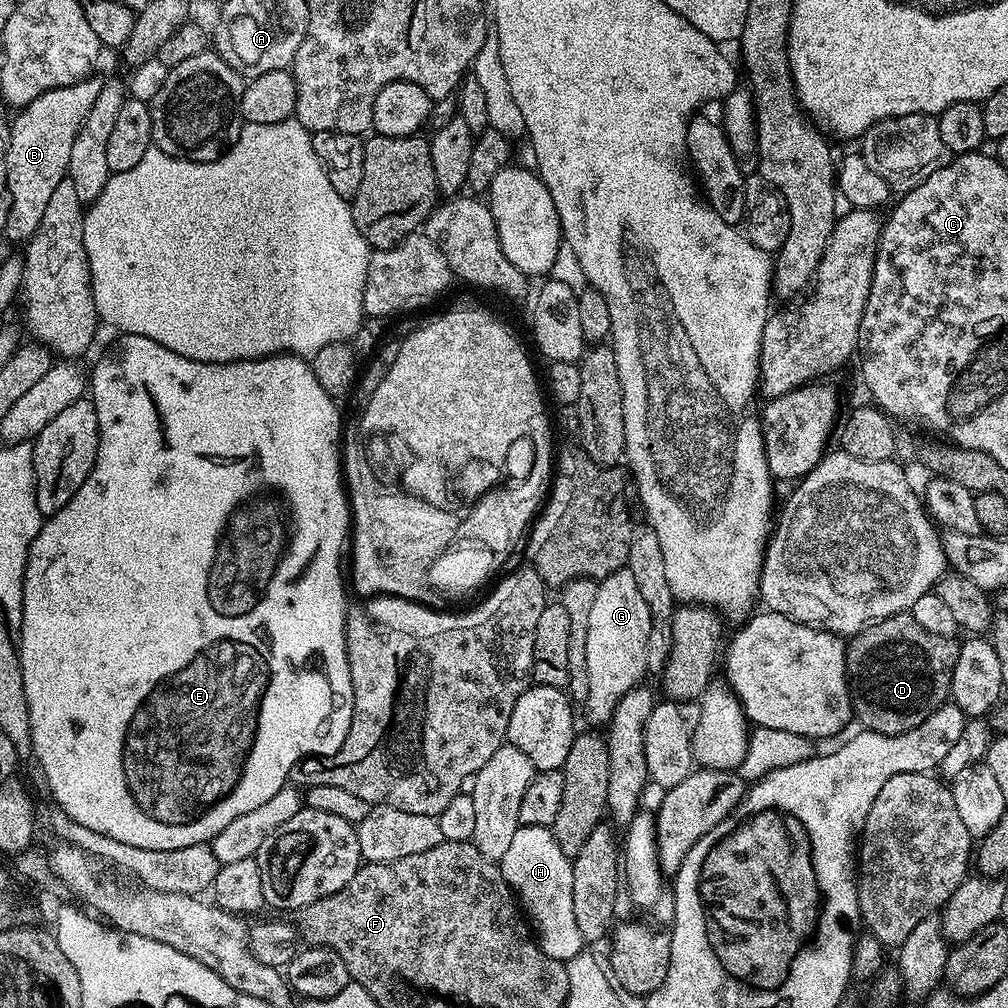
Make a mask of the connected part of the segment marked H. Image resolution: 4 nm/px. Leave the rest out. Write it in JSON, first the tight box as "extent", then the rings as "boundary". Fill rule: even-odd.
{"extent":[498,828,586,963],"boundary":[[[517,828],[506,854],[502,854],[498,863],[506,882],[518,897],[518,903],[534,929],[535,939],[546,956],[567,963],[567,960],[585,951],[586,942],[574,918],[572,860],[562,850],[562,846],[558,846],[551,828]]]}

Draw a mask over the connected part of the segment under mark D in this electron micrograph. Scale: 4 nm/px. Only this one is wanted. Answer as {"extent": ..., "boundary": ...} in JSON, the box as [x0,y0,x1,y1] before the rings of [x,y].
{"extent":[846,612,960,736],"boundary":[[[899,612],[896,616],[880,620],[851,637],[846,644],[848,694],[852,698],[855,719],[860,719],[859,727],[887,736],[902,736],[917,728],[931,712],[949,699],[952,671],[959,649],[960,644],[953,637],[930,634],[930,630],[918,626],[908,612]]]}

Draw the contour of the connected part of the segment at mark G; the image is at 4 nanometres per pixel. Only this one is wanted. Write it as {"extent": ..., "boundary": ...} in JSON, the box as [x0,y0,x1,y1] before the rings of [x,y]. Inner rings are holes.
{"extent":[586,566,652,726],"boundary":[[[625,566],[610,574],[598,583],[598,594],[594,597],[594,606],[590,609],[590,626],[586,630],[586,674],[588,675],[588,716],[600,726],[607,725],[612,719],[612,711],[618,706],[621,698],[641,683],[640,680],[648,672],[646,654],[648,639],[652,629],[650,606],[646,606],[646,598],[638,591],[638,582],[634,582],[634,574]]]}

